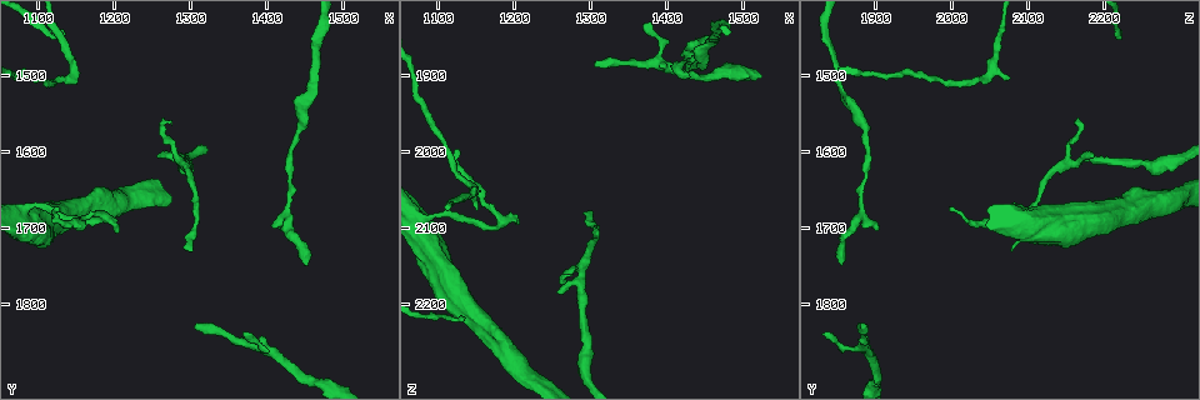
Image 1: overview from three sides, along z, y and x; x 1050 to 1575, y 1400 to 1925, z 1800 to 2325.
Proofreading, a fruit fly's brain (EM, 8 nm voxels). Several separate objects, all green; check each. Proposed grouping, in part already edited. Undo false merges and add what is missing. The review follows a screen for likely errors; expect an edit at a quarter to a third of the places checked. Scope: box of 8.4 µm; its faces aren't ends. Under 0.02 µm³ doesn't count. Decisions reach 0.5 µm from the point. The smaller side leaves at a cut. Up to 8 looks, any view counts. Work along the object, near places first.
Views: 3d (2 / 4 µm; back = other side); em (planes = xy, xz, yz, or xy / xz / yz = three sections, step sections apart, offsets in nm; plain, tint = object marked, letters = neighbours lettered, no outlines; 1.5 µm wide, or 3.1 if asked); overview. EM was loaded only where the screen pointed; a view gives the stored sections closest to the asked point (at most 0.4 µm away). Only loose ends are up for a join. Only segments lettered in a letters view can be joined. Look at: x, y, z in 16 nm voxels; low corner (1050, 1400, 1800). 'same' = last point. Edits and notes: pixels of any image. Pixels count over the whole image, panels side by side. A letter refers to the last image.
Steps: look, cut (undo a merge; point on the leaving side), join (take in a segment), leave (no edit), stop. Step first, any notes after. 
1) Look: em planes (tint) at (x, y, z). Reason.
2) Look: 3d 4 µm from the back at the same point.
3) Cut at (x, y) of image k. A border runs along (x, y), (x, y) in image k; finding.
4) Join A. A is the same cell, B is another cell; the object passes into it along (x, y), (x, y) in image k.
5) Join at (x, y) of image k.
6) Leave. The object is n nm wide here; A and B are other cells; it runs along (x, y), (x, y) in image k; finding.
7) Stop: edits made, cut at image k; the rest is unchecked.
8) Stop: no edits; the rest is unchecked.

Look: em planes (letters) at (1425, 1695, 1900). Branch stops here.

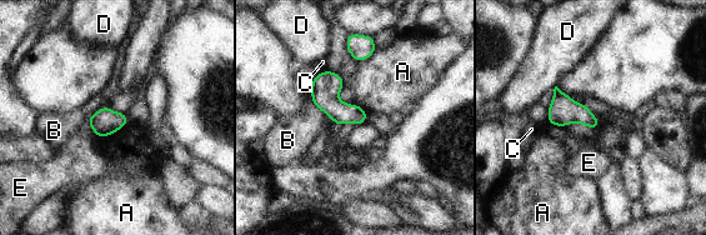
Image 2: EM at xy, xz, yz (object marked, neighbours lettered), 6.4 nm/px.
Leave. A, B, C, D and E are other cells; no lettered segment goes on from it.

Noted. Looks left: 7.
Look: em xy step 8 (tint) at (1170, 1690, 2095). Abrupt turn.

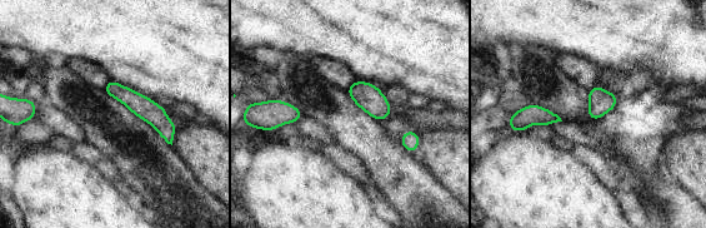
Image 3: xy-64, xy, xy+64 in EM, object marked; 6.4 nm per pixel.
Look: em planes (letters) at the same point. Another direction.

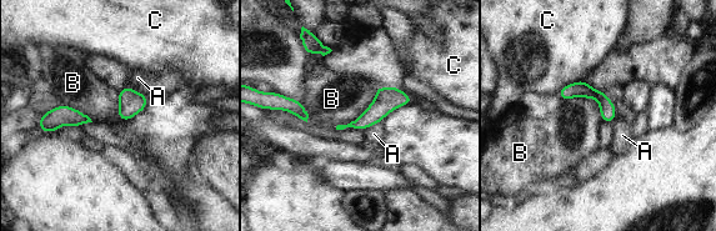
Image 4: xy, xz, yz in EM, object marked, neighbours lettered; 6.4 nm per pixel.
Leave. The longest contact is with B, 380 nm; A, B and C are other cells; one neuron here.

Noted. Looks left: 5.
Look: em planes (letters) at (1275, 1560, 2165).

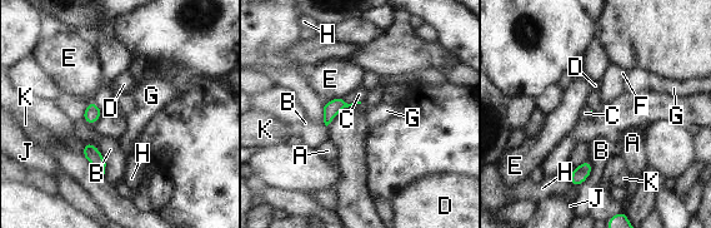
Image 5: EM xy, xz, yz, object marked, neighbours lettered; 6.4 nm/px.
Join C. C is the same cell, A, B, D, E, F, G, H, J and K are other cells; the object passes into it along (330, 109), (351, 103), (359, 94) in image 5; it goes on there.

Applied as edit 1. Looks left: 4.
Stop: edits made, join at image 5; the rest is unchecked.

